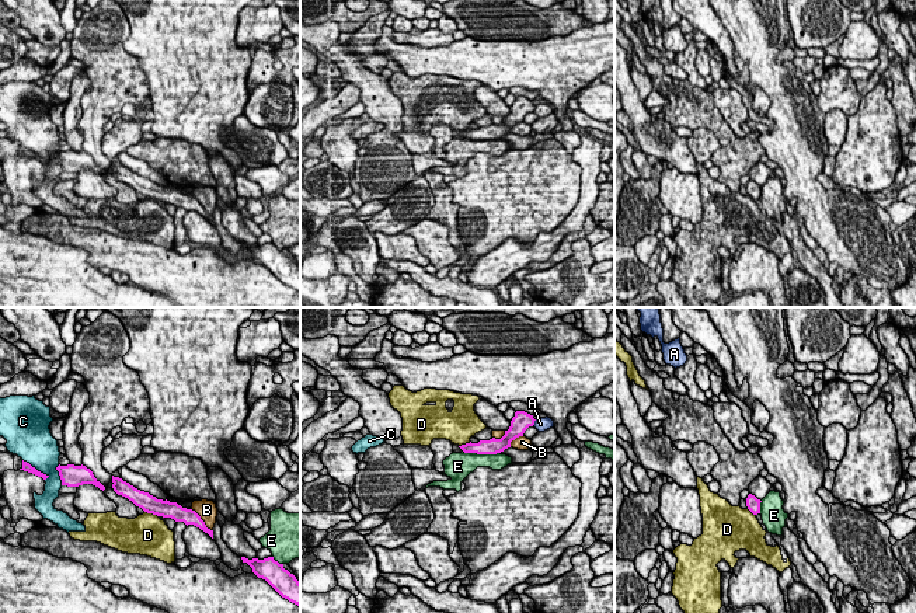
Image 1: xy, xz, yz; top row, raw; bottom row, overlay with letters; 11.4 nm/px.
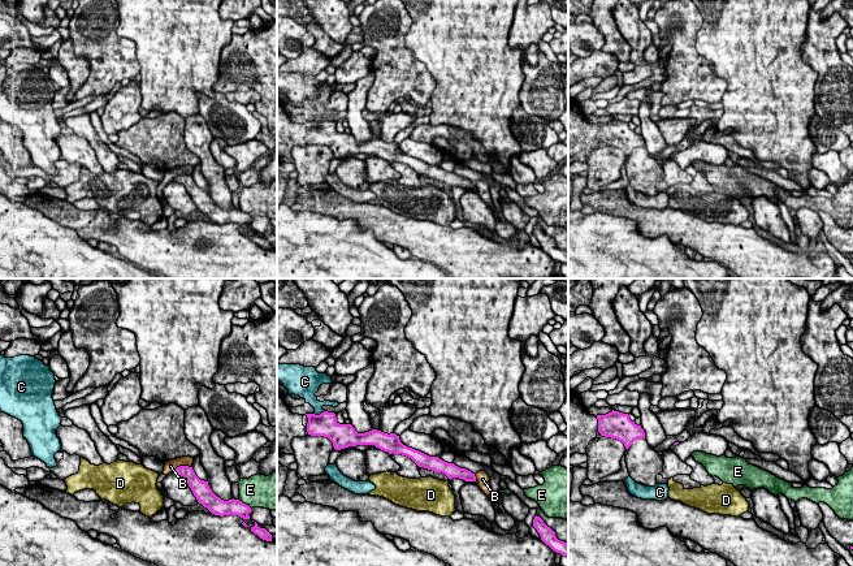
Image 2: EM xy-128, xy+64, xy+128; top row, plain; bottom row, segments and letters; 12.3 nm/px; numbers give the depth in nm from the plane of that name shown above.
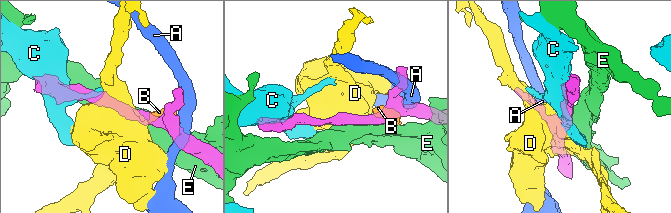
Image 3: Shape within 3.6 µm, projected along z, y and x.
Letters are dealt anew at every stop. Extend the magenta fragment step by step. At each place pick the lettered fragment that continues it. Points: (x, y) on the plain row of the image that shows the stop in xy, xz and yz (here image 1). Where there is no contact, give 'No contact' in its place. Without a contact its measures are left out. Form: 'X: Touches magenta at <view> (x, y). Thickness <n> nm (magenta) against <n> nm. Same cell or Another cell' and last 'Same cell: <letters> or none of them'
A: Touches magenta at xz (533, 108). Thickness 200 nm (magenta) against 160 nm. Another cell
B: Touches magenta at xy (202, 206). Thickness 180 nm (magenta) against 220 nm. Another cell
C: Touches magenta at xy (35, 155). Thickness 100 nm (magenta) against 420 nm. Another cell
D: Touches magenta at xy (152, 198). Thickness 200 nm (magenta) against 460 nm. Another cell
E: Touches magenta at xz (481, 139). Thickness 190 nm (magenta) against 260 nm. Another cell
Same cell: none of them

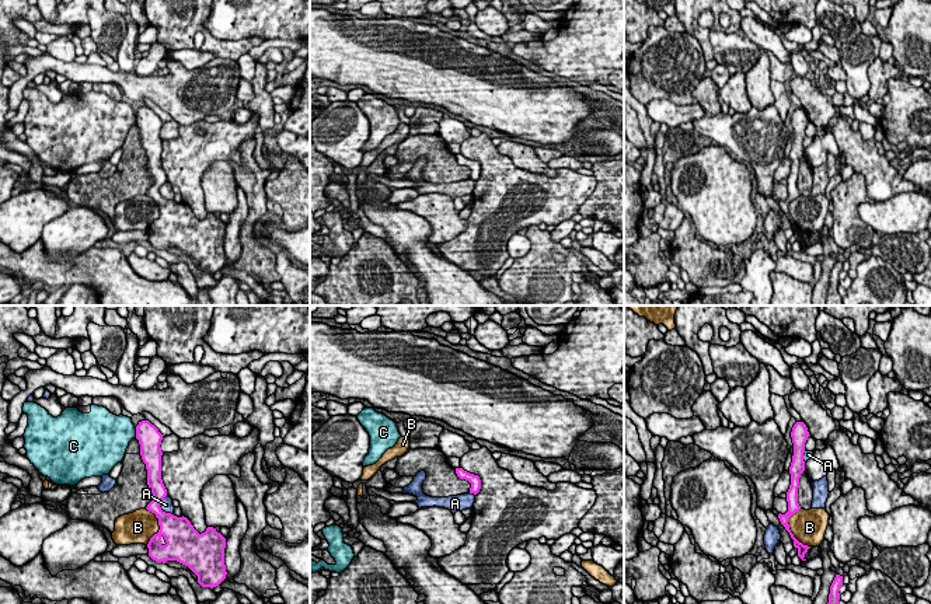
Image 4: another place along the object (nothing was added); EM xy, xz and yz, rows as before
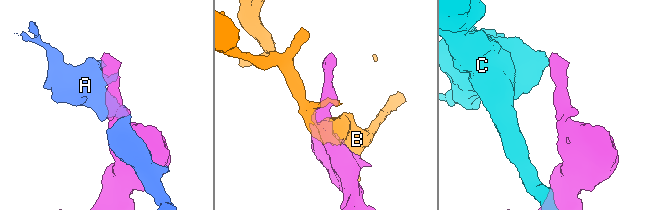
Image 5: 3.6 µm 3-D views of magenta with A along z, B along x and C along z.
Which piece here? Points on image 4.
A: Touches magenta at xy (160, 194). Thickness 260 nm (magenta) against 140 nm. Another cell
B: Touches magenta at yz (790, 216). Thickness 120 nm (magenta) against 380 nm. Another cell
C: Touches magenta at xy (136, 118). Thickness 260 nm (magenta) against 380 nm. Another cell
Same cell: none of them

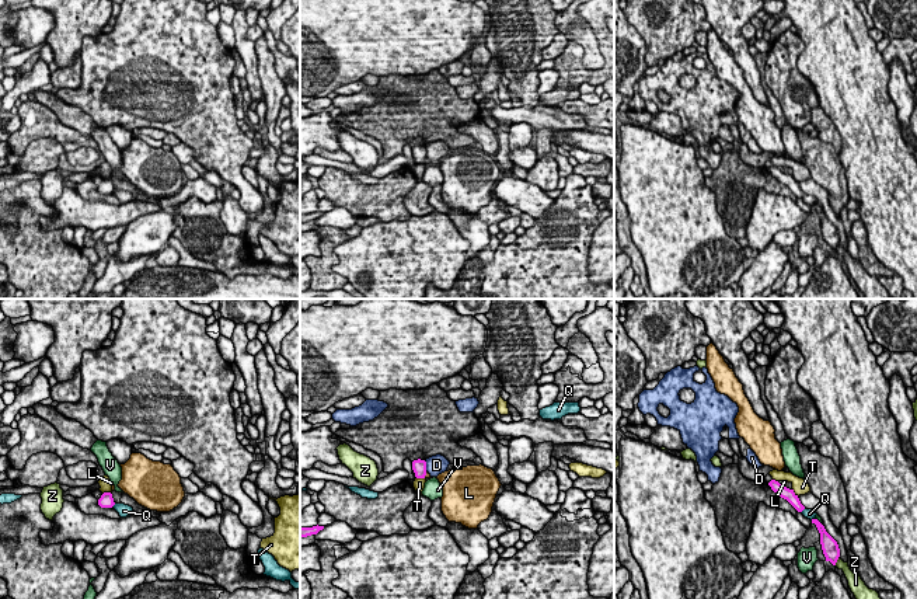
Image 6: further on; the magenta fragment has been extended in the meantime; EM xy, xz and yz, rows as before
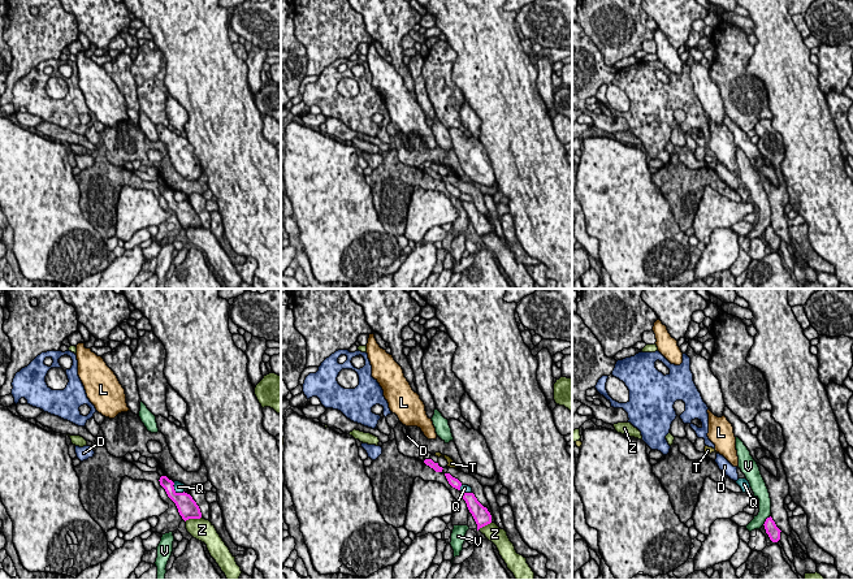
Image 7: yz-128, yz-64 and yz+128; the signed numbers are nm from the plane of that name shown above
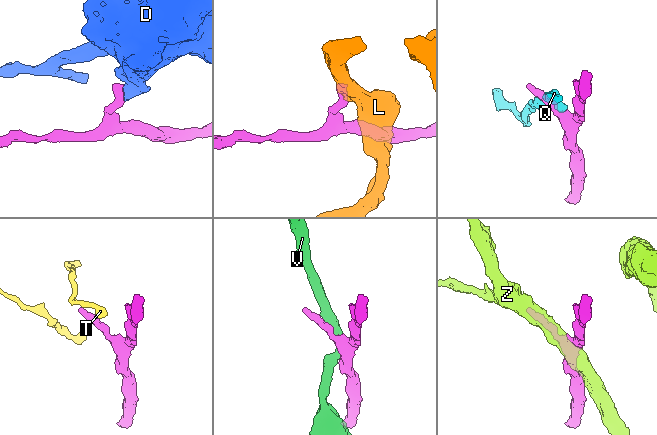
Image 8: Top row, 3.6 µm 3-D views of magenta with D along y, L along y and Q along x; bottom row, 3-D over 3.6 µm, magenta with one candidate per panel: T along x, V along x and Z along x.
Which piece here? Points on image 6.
D: Touches magenta at xz (425, 152). Thickness 160 nm (magenta) against 220 nm. Another cell
L: Touches magenta at xz (425, 160). Thickness 160 nm (magenta) against 60 nm. Another cell
Q: Touches magenta at yz (802, 195). Thickness 130 nm (magenta) against 120 nm. Another cell
T: Touches magenta at yz (794, 178). Thickness 140 nm (magenta) against 190 nm. Another cell
V: Touches magenta at yz (819, 208). Thickness 160 nm (magenta) against 50 nm. Another cell
Z: Touches magenta at yz (837, 244). Thickness 190 nm (magenta) against 120 nm. Another cell
Same cell: none of them

